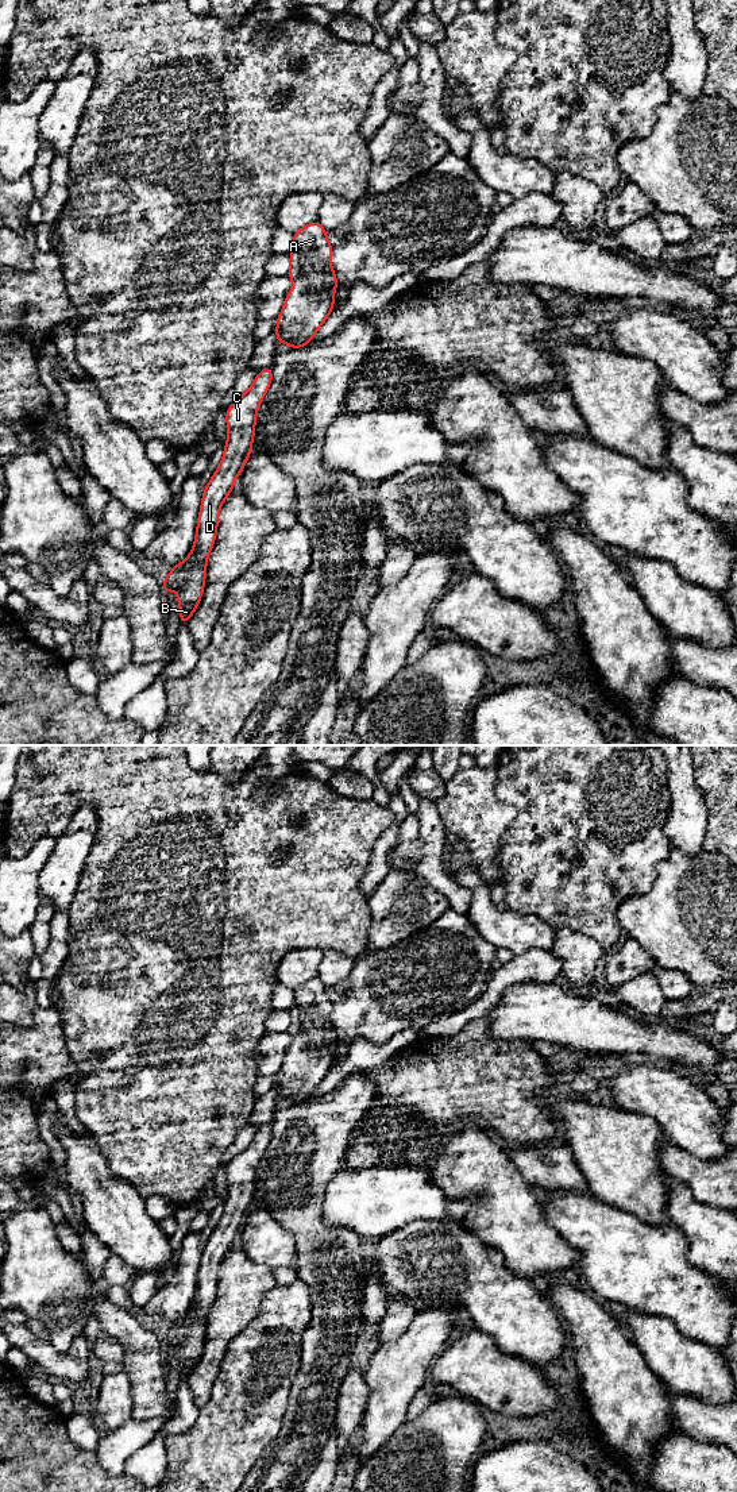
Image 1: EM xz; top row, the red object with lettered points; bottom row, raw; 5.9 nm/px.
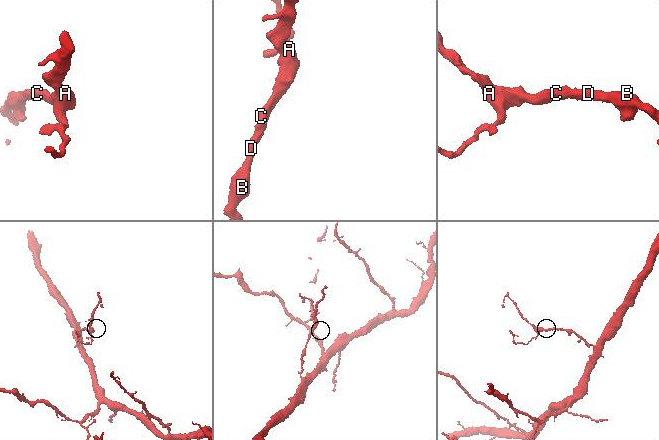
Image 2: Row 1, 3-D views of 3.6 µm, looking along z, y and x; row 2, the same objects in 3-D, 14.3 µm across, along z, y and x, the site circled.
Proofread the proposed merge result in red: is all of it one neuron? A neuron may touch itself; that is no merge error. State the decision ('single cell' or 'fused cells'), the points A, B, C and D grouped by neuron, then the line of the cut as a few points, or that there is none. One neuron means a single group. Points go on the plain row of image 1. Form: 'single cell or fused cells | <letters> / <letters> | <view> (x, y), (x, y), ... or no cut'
single cell | A B C D | no cut

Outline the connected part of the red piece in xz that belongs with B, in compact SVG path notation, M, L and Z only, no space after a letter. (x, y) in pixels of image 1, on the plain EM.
M273 1122L263 1125L251 1144L225 1168L228 1196L224 1213L204 1245L190 1311L182 1319L173 1322L166 1335L161 1338L163 1352L169 1346L178 1349L180 1381L188 1380L202 1353L207 1316L216 1295L219 1267L251 1211L256 1168L271 1137Z

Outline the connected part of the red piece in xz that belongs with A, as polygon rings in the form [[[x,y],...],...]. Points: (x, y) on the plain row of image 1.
[[[313,976],[292,991],[294,1003],[289,1010],[290,1026],[288,1033],[296,1041],[286,1052],[283,1064],[277,1073],[277,1099],[285,1099],[290,1104],[308,1102],[317,1086],[333,1065],[333,1046],[339,1042],[331,1021],[332,1001],[327,995],[327,987]]]

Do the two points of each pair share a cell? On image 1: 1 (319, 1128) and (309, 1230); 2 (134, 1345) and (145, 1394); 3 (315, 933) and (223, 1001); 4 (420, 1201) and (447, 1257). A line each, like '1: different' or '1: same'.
1: same
2: same
3: same
4: different

